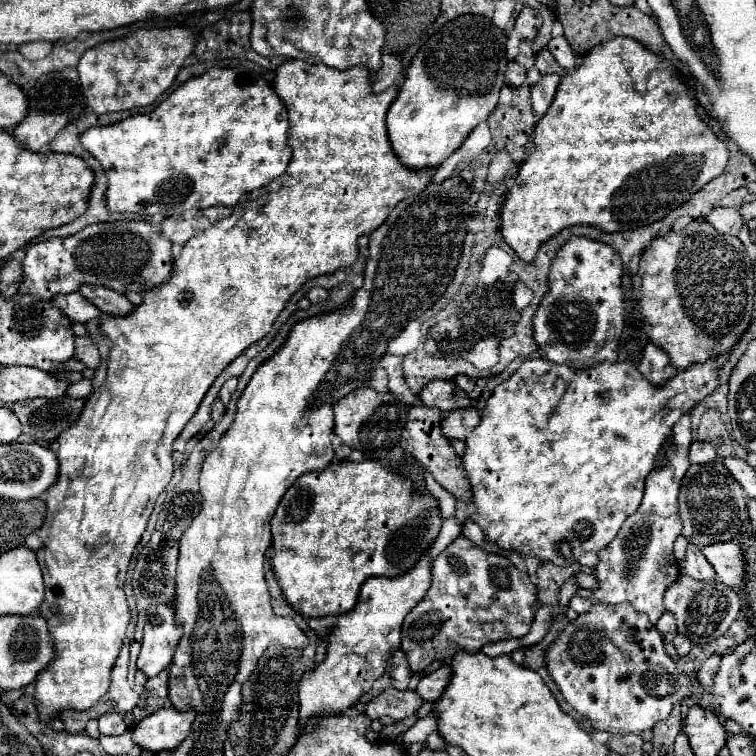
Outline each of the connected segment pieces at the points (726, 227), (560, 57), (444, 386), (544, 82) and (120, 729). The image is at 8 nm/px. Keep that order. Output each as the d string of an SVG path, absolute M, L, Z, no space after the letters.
M714 208L706 218L718 232L738 236L742 228L742 216L734 208Z
M552 38L548 42L548 50L552 52L552 56L556 58L556 62L562 68L570 70L570 68L576 66L576 54L572 54L572 48L570 48L570 44L564 38Z
M438 378L426 382L418 396L426 406L436 406L440 410L460 410L472 404L466 392L458 390L454 382L438 380Z
M544 74L540 78L540 82L536 82L532 86L532 94L530 94L530 100L532 100L532 108L534 108L534 114L538 118L542 118L548 110L548 106L552 104L552 98L556 94L556 88L558 88L558 82L560 82L560 76L558 74Z
M102 714L98 718L98 728L100 728L100 734L124 734L128 730L122 714Z

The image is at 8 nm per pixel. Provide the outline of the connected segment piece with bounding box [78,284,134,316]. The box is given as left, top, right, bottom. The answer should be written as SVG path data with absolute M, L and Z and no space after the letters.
M82 284L78 288L78 292L88 298L88 302L92 302L98 310L108 312L108 314L118 314L122 316L124 312L130 312L134 306L126 300L124 294L118 294L106 286L92 286L92 284Z

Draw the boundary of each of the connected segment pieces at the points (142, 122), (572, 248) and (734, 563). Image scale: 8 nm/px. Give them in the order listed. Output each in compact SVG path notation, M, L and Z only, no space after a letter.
M210 68L202 76L190 78L188 82L178 86L164 102L160 102L150 112L132 114L132 116L128 116L128 118L124 118L124 120L120 120L116 124L110 124L110 126L88 128L84 134L80 134L80 144L100 162L100 166L104 168L104 174L108 178L108 188L104 192L106 210L108 212L128 212L128 214L148 216L148 218L154 216L154 214L162 214L162 216L168 218L168 216L174 216L174 214L182 214L182 212L186 212L190 208L234 206L244 194L252 192L254 188L262 188L270 180L274 180L280 174L284 174L288 164L290 164L290 158L292 158L292 150L288 146L288 116L286 116L286 108L284 108L282 100L276 96L272 86L260 74L244 70L244 68Z
M572 238L550 268L550 292L534 314L534 340L550 362L606 360L616 362L618 340L624 328L620 256L606 244Z
M736 540L704 546L702 554L712 564L718 578L724 584L732 588L740 588L744 584L744 560L742 560L740 544Z

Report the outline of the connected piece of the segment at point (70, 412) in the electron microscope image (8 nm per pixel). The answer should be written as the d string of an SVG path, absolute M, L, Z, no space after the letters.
M60 396L60 398L32 398L14 402L12 412L22 422L22 432L34 440L52 442L68 424L74 424L82 412L84 400Z

